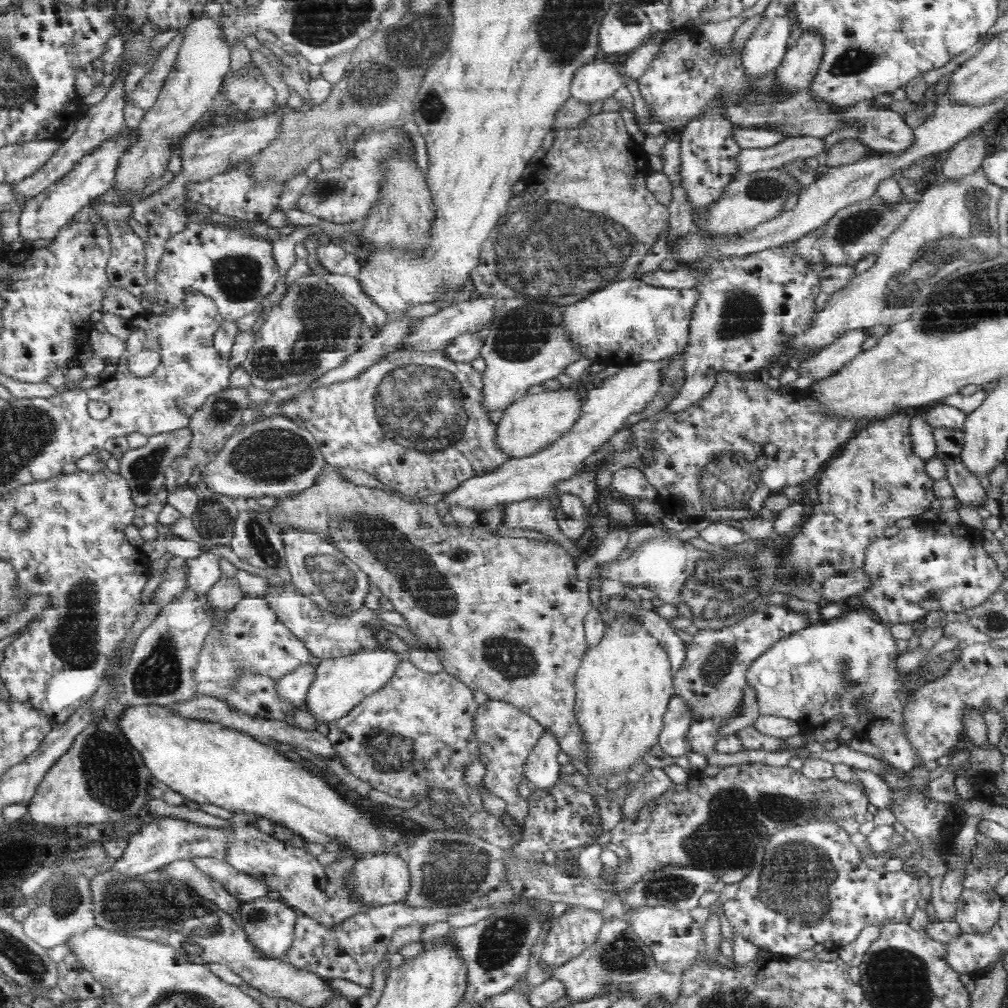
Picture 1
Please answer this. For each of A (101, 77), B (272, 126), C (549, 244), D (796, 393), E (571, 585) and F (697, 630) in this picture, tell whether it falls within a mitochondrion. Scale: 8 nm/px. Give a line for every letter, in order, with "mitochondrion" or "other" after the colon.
A: other
B: other
C: mitochondrion
D: other
E: other
F: mitochondrion

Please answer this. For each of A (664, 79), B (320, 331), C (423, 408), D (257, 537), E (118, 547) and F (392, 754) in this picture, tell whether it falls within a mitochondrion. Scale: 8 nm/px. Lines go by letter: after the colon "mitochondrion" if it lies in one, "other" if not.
A: other
B: mitochondrion
C: mitochondrion
D: mitochondrion
E: other
F: mitochondrion

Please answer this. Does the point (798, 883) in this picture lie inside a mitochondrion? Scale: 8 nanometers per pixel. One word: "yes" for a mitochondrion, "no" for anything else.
yes

